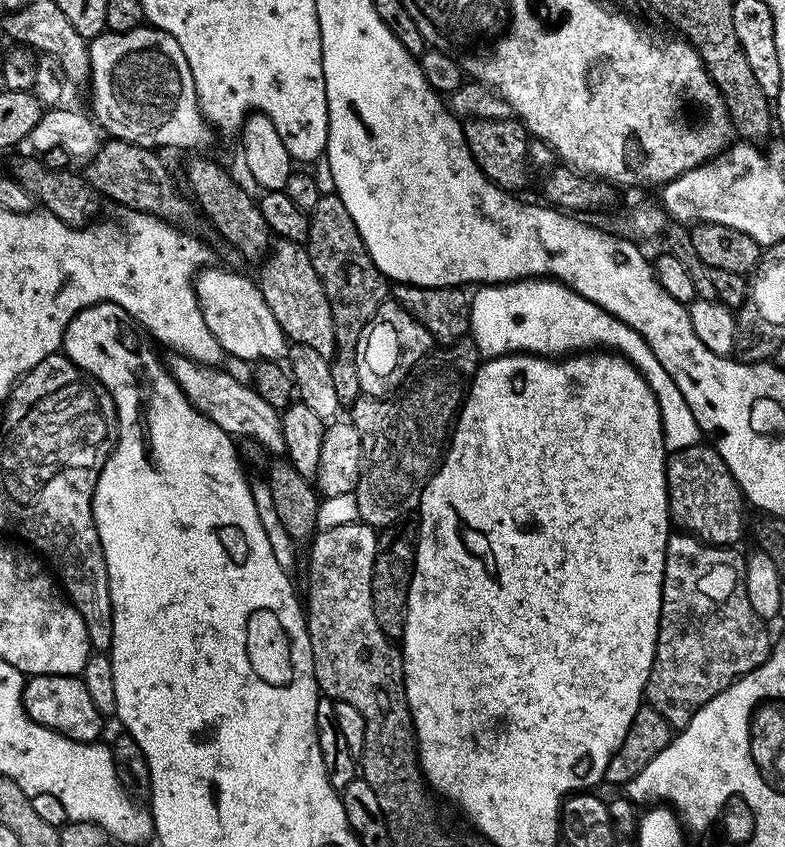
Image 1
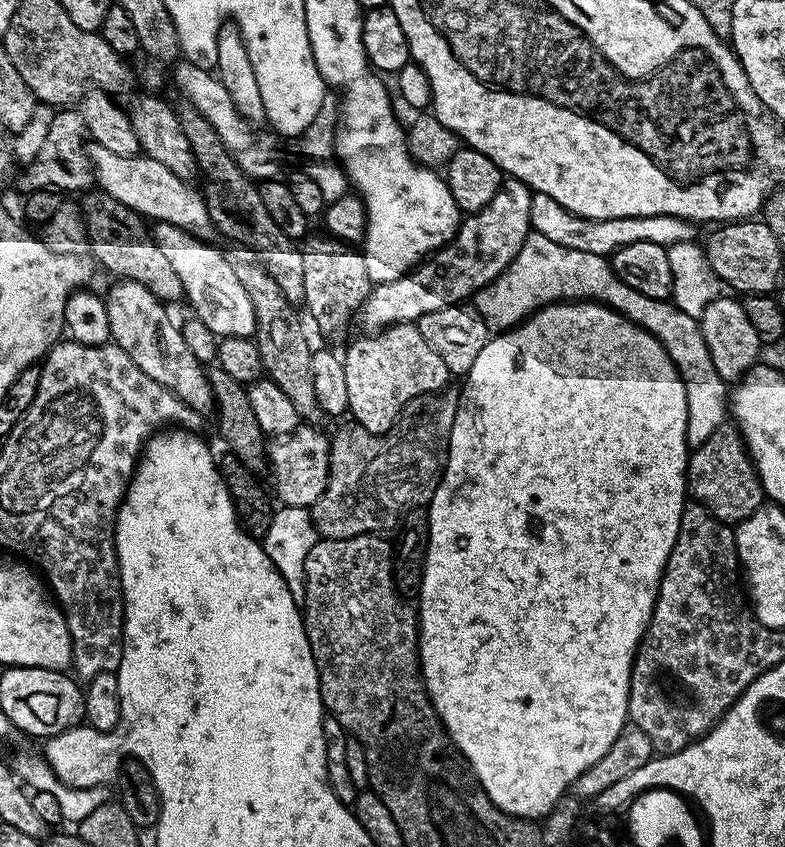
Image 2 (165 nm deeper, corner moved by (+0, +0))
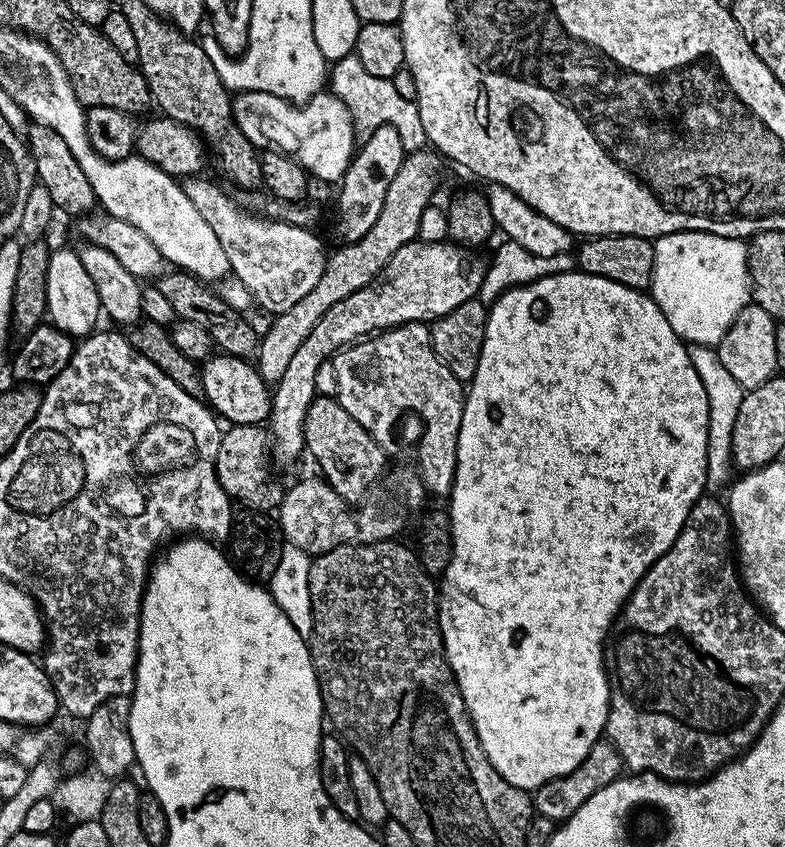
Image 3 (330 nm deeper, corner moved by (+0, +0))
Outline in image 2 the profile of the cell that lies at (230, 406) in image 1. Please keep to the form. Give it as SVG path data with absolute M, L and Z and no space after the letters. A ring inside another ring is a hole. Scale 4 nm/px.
M120 280L113 284L116 285L109 290L108 296L106 295L111 343L116 344L122 350L126 350L126 354L130 354L134 366L138 366L138 370L142 370L142 374L146 374L148 377L154 378L154 382L166 386L166 390L173 392L187 408L194 409L198 414L204 414L208 411L211 413L214 403L205 365L200 364L198 358L194 358L190 346L186 346L177 321L172 321L168 317L167 310L164 309L167 308L165 301L159 300L154 293L146 290L146 286L142 286L133 280Z

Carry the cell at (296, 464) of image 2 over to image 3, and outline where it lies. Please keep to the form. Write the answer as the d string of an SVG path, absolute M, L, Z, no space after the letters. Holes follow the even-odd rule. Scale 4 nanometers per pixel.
M235 424L221 433L218 458L215 459L215 472L219 485L222 486L223 492L229 499L253 511L270 512L279 507L283 500L283 487L280 488L276 483L261 475L267 454L268 432L263 425Z

